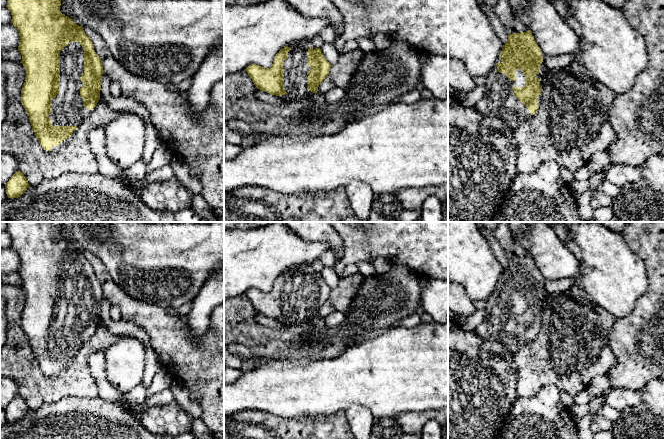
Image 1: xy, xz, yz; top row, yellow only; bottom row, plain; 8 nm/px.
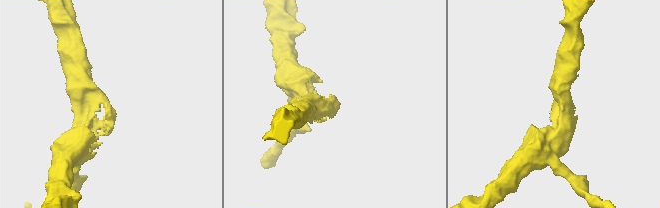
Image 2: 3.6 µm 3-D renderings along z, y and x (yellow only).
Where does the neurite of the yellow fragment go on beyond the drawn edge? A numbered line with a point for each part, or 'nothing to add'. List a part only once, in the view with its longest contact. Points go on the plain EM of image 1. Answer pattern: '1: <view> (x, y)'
1: xy (68, 333)

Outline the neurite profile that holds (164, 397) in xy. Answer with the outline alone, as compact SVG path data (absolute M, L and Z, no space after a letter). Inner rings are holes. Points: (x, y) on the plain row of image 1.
M171 389L163 390L151 396L147 396L145 403L150 406L163 406L175 401Z

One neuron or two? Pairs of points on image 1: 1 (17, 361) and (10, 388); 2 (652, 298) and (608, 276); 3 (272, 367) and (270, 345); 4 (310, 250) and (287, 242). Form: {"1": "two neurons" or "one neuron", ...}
{"1": "two neurons", "2": "two neurons", "3": "two neurons", "4": "one neuron"}

